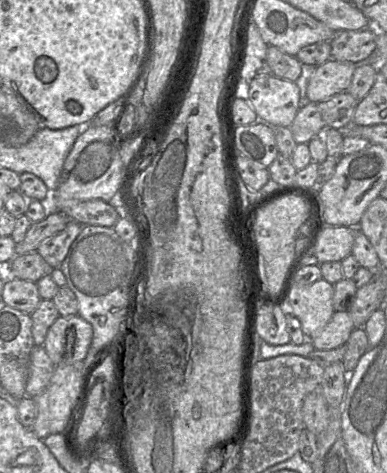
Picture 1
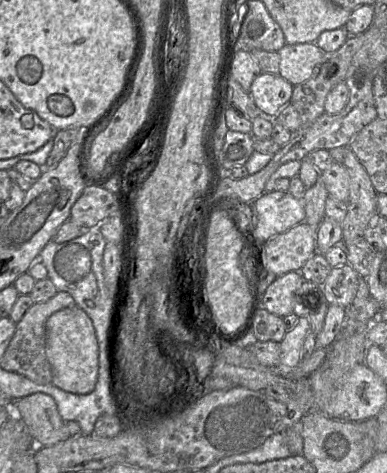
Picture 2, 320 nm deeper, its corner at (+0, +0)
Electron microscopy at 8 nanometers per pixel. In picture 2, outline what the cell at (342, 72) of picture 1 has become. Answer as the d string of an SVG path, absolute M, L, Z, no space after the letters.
M316 43L285 44L279 51L279 74L292 85L310 79L324 52Z

